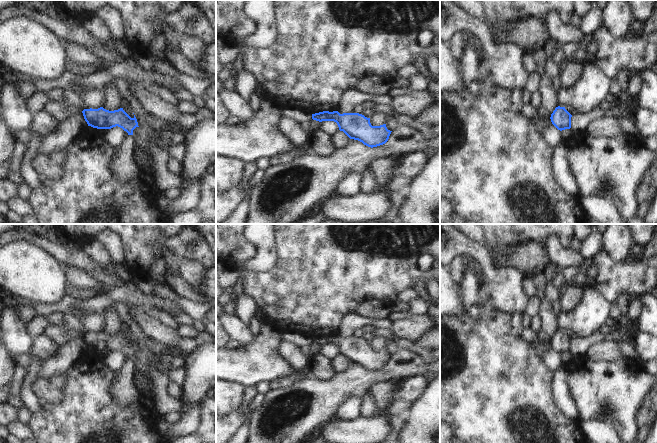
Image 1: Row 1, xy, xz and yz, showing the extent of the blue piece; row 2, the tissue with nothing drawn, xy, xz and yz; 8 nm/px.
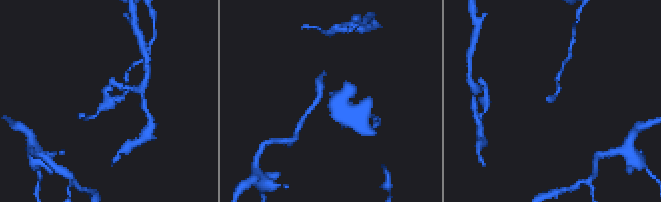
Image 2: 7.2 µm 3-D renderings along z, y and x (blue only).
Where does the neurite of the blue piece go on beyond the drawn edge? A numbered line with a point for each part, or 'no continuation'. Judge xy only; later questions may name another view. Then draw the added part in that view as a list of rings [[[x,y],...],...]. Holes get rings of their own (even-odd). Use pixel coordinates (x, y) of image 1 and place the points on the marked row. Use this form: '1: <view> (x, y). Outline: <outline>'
no continuation.

